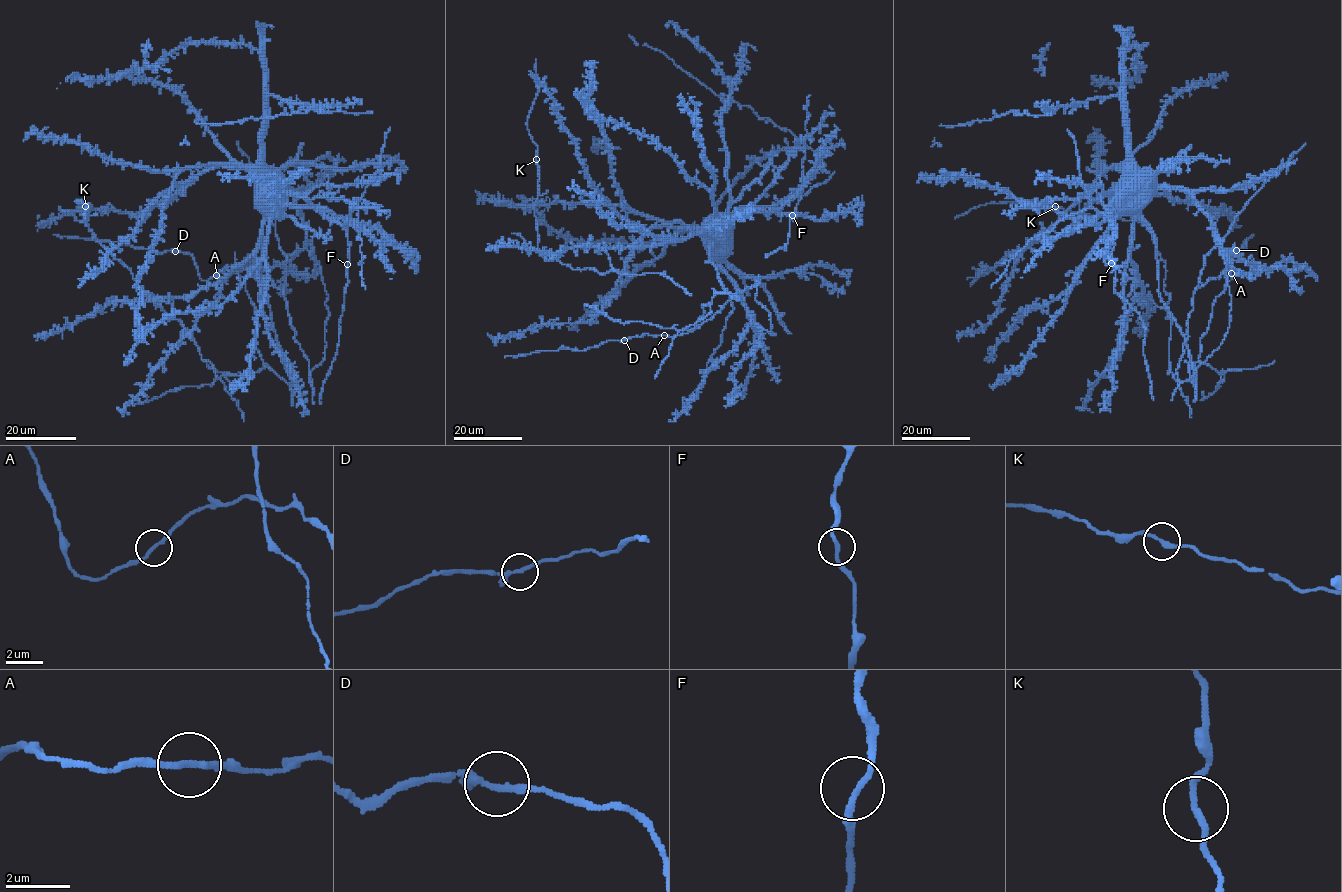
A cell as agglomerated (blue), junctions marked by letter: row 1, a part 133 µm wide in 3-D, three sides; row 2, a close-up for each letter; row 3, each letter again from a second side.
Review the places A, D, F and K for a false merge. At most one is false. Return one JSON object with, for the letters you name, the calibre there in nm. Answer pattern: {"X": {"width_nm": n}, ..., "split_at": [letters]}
{"split_at": []}

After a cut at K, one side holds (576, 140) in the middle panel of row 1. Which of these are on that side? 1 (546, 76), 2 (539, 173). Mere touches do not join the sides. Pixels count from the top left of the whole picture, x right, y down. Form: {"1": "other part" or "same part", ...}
{"1": "same part", "2": "same part"}

